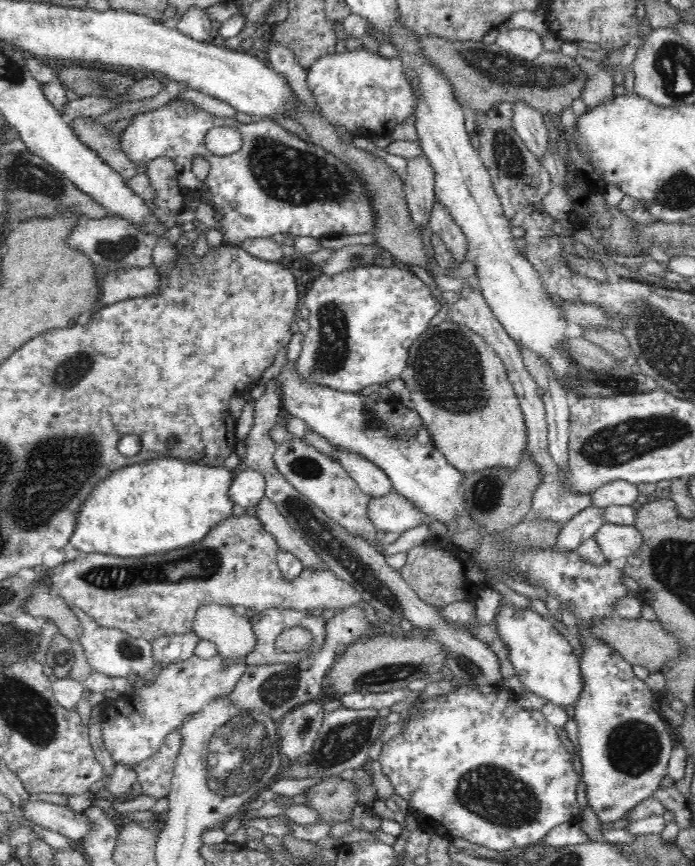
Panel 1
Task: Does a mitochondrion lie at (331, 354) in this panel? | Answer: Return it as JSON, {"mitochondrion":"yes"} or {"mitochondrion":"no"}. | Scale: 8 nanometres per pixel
{"mitochondrion":"yes"}

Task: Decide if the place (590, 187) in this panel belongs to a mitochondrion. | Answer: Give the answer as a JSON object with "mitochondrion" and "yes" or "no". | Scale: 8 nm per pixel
{"mitochondrion":"no"}

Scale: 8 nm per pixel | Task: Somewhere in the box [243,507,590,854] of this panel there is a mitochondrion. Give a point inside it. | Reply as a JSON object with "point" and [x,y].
{"point":[498,796]}

